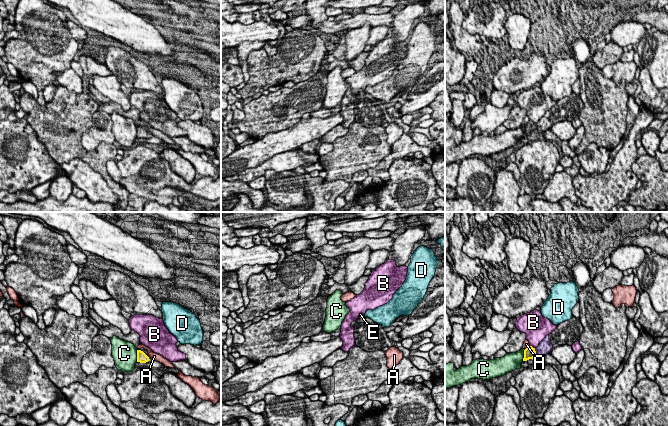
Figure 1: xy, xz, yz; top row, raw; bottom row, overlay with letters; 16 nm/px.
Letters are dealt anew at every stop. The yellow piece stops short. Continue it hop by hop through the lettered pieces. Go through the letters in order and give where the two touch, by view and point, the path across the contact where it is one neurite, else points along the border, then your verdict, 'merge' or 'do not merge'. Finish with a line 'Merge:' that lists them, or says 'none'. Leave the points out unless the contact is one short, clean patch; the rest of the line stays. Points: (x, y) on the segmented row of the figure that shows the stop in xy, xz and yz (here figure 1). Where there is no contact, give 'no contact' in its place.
A: contact yz (527, 347); border yz (529, 345), (525, 349); do not merge
B: contact yz (531, 346); border yz (530, 345), (532, 347); do not merge
C: contact xy (137, 356); do not merge
D: contact yz (534, 348); way yz (529, 353), (534, 348), (535, 348); merge
E: contact yz (535, 353); border yz (534, 350), (536, 355); do not merge
Merge: D

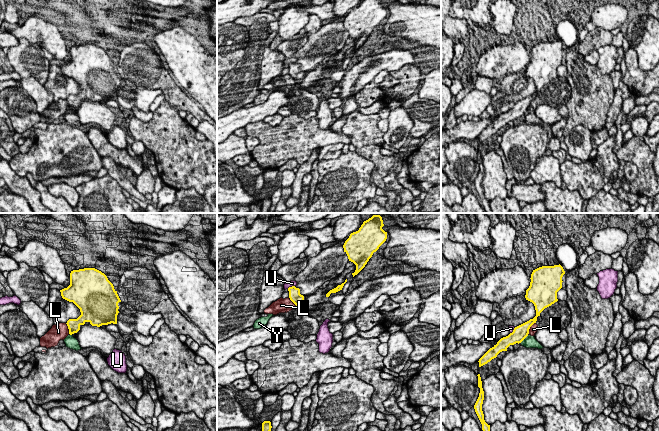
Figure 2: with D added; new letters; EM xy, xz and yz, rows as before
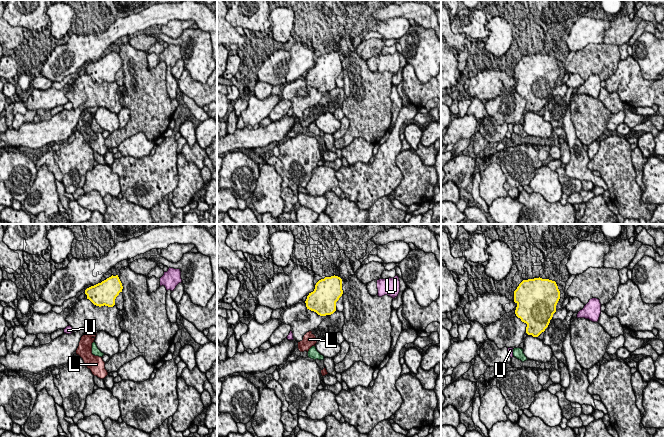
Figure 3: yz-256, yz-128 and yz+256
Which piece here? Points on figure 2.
L: contact yz (529, 328); border yz (535, 322), (527, 334); do not merge
U: contact xz (290, 287); border xz (294, 285), (287, 288); do not merge
Y: contact yz (524, 338); border yz (528, 335), (520, 342); do not merge
Merge: none

